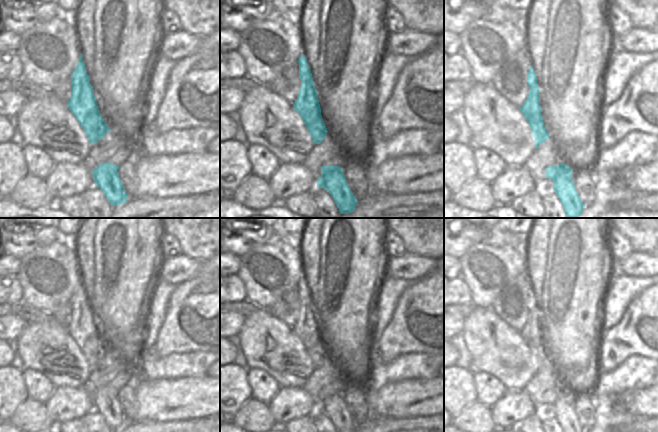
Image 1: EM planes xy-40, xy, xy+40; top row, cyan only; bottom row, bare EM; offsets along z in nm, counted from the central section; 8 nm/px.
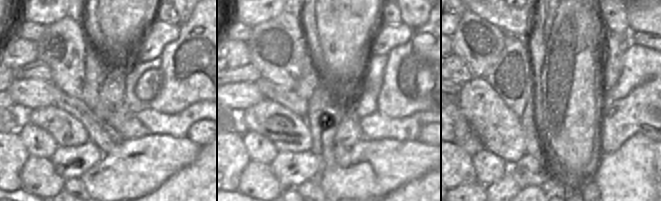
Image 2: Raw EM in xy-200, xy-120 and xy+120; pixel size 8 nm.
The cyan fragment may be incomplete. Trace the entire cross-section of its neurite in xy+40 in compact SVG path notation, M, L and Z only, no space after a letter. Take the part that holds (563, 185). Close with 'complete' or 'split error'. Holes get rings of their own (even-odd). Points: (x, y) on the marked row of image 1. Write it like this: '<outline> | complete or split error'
M564 163L545 169L545 177L553 181L553 189L561 201L568 218L577 218L585 207L571 177L573 170Z | complete

